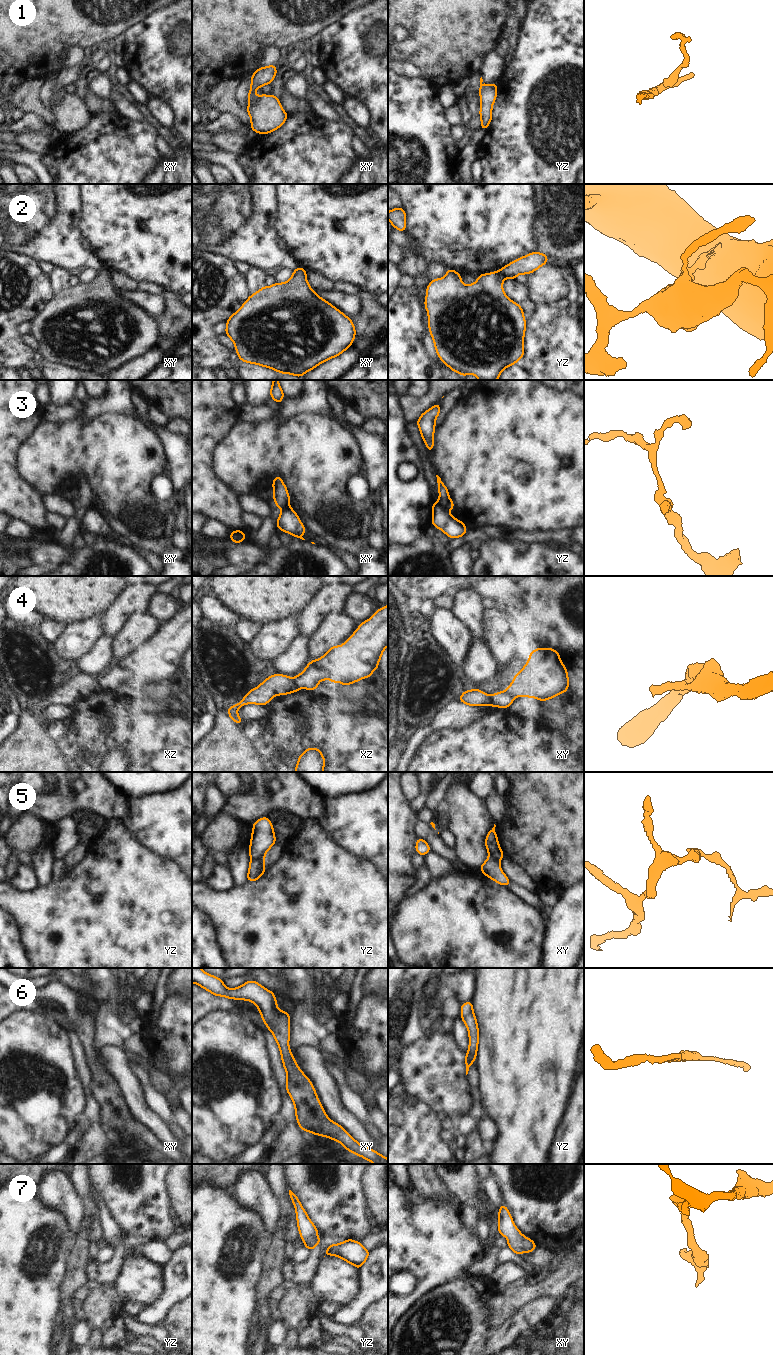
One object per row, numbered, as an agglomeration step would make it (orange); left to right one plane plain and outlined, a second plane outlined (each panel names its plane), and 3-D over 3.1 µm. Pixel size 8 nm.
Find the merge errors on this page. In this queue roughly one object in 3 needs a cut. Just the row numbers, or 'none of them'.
2, 3, 4, 5

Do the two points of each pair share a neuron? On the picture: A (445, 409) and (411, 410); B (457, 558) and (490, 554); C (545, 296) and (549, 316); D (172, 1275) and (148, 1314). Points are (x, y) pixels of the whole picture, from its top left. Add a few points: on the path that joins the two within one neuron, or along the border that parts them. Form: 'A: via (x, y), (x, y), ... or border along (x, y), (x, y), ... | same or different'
A: border along (442, 398), (439, 401) | different
B: border along (474, 561), (472, 565) | different
C: border along (553, 304), (537, 305) | different
D: via (172, 1286), (172, 1294), (159, 1307) | same

